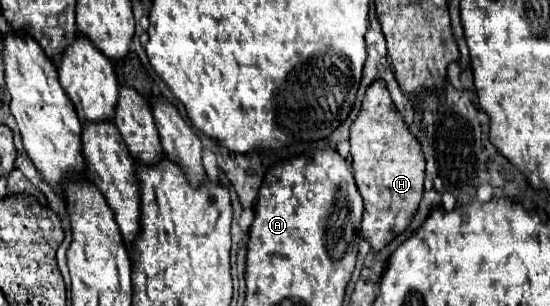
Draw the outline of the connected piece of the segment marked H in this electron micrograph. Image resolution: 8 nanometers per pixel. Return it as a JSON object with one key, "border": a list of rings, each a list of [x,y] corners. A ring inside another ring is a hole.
{"border":[[[374,81],[366,91],[362,111],[350,127],[350,145],[356,187],[364,199],[362,237],[376,253],[412,223],[424,193],[424,153],[392,107],[384,81]]]}

